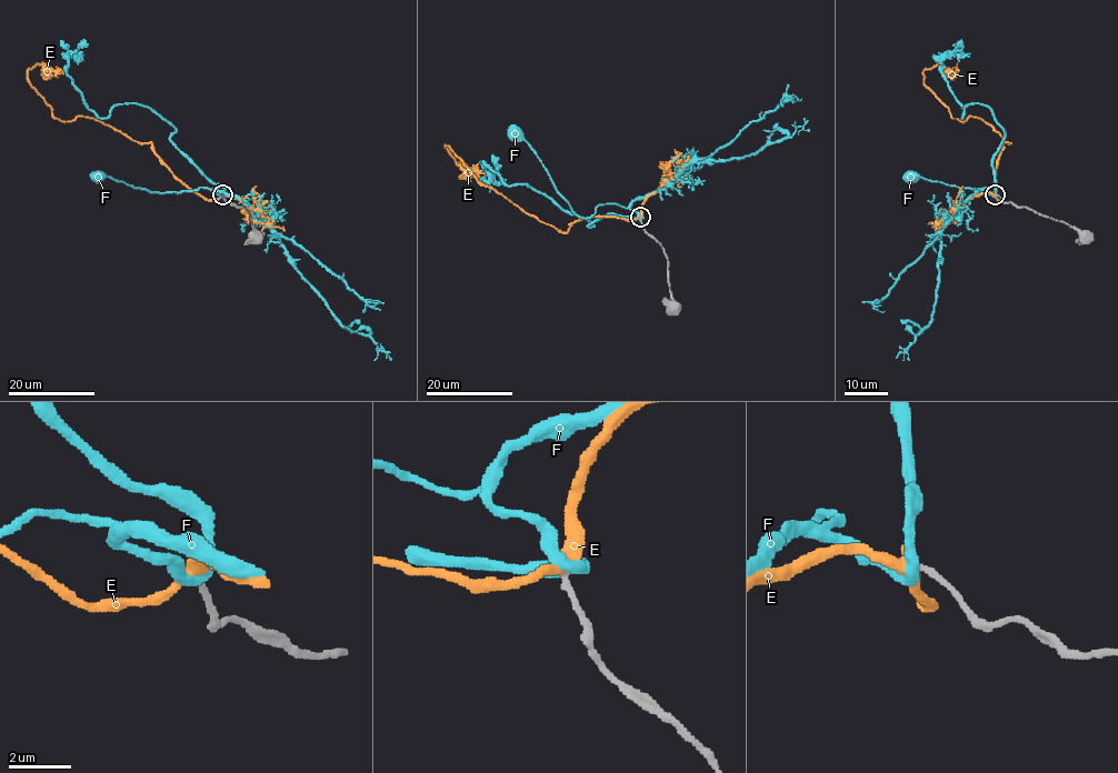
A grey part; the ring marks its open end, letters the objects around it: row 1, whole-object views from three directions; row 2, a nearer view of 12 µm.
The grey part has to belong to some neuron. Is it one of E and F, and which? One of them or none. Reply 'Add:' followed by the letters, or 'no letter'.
Add: E

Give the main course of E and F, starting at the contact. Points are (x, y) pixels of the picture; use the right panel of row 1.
E: (996, 194), (996, 161), (1010, 142), (979, 119), (950, 116), (924, 81), (925, 70), (939, 64), (952, 70)
F: (996, 193), (992, 154), (1004, 129), (979, 103), (969, 103), (962, 118), (940, 70), (957, 43)

